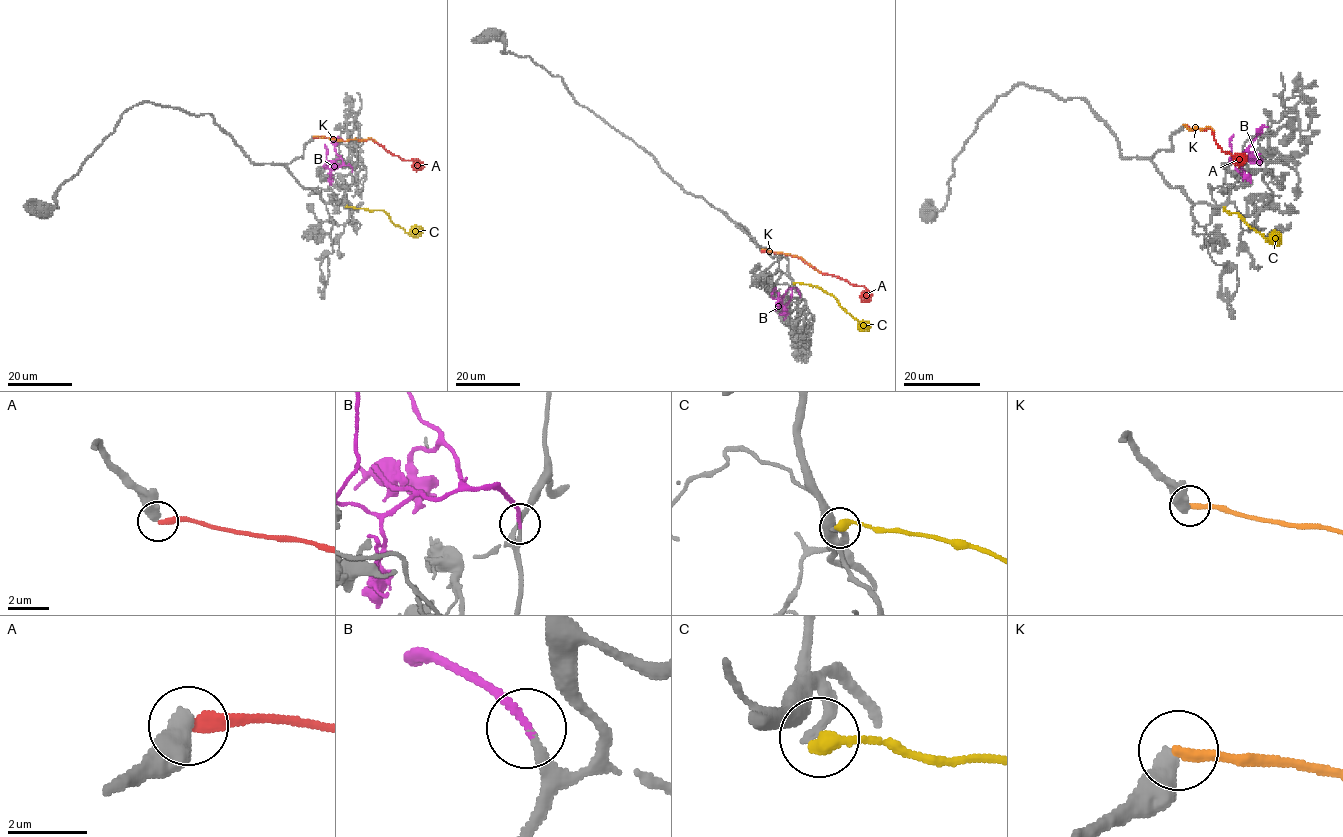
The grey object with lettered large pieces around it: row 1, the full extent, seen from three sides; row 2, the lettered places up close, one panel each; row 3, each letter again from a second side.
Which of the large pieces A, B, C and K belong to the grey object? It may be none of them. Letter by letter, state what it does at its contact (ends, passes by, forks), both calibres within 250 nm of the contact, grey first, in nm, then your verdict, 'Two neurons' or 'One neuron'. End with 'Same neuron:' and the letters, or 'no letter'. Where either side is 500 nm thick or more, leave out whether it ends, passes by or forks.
A: Thickness 550 nm (grey) against 320 nm. Two neurons
B: It ends there. Thickness 160 nm (grey) against 180 nm. One neuron
C: It ends there. Thickness 240 nm (grey) against 400 nm. Two neurons
K: Thickness 550 nm (grey) against 280 nm. Two neurons
Same neuron: B

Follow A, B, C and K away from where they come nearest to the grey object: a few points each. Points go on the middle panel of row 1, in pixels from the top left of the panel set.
A: (761, 251), (799, 257), (822, 273), (864, 286), (867, 295), (862, 301)
B: (800, 297), (794, 287), (789, 288), (778, 299), (771, 296), (773, 291)
C: (794, 283), (817, 286), (831, 294), (862, 330), (868, 330)
K: (762, 250), (801, 257), (823, 274)

